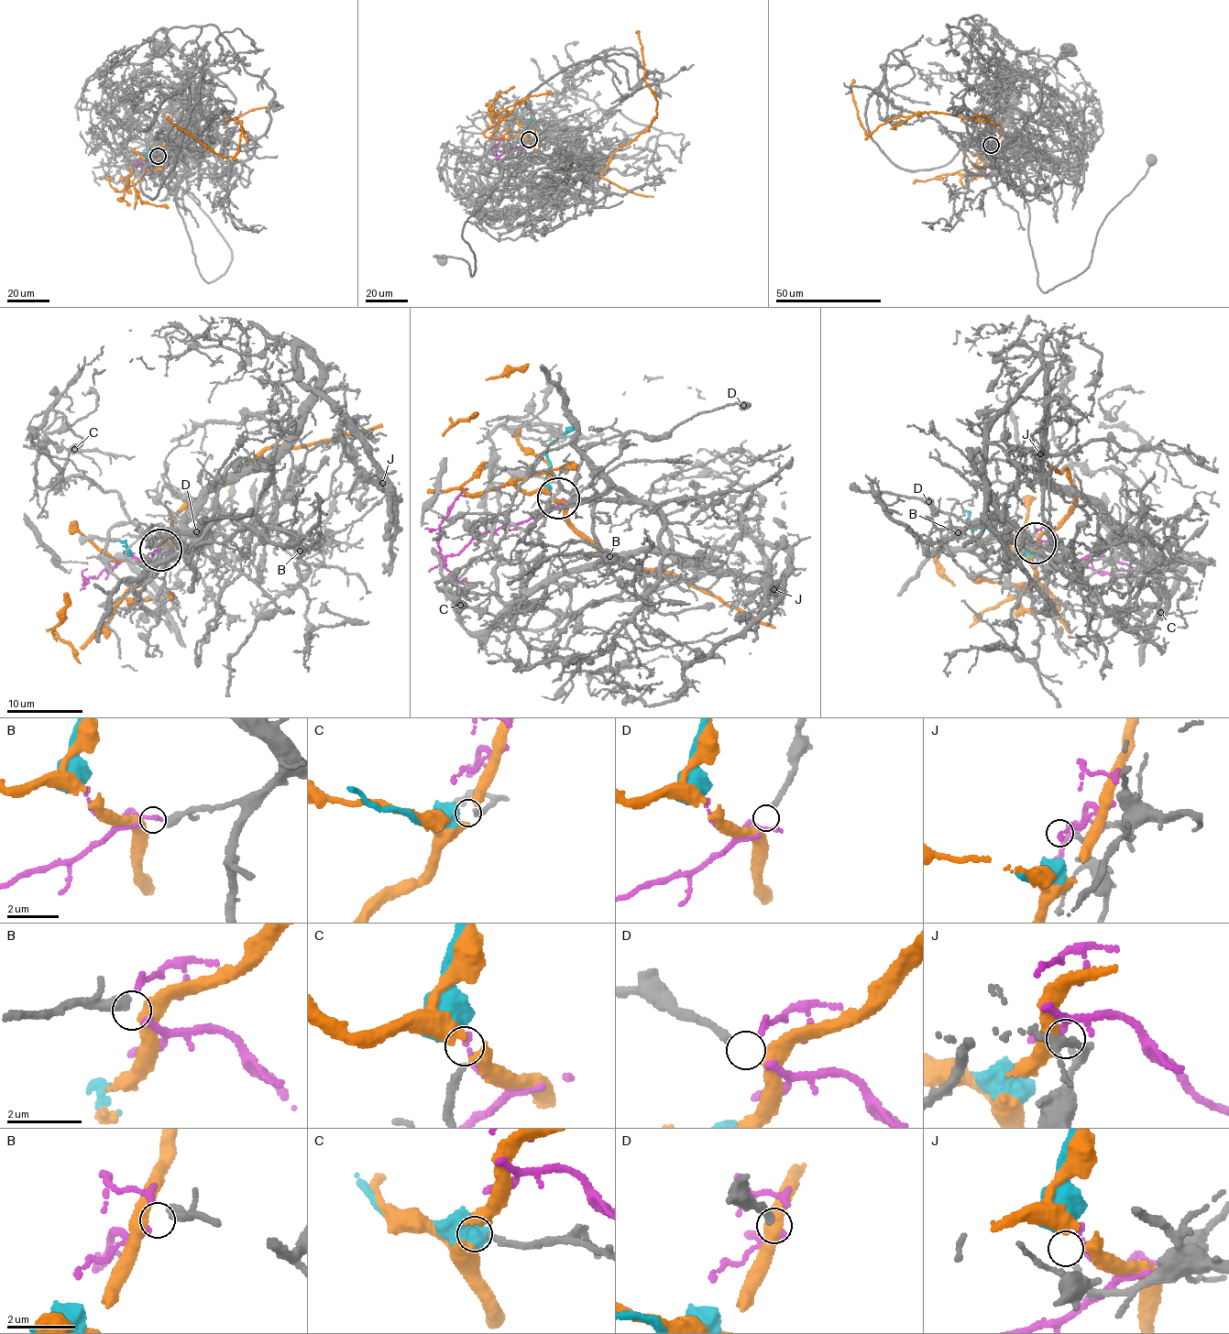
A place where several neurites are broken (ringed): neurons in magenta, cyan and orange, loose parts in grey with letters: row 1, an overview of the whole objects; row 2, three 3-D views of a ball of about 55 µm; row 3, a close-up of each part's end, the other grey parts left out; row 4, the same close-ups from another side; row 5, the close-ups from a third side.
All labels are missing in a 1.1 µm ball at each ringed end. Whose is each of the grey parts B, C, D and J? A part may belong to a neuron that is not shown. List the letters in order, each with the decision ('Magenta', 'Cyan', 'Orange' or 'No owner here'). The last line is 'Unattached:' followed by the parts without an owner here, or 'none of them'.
B: Magenta
C: Cyan
D: Orange
J: No owner here
Unattached: J

